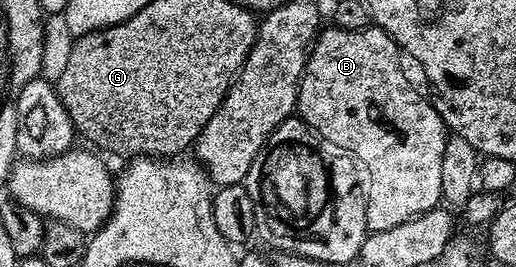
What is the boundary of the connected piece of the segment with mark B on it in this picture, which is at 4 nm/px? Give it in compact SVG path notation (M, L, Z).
M335 24L321 29L316 35L315 42L312 43L312 49L308 51L308 62L304 66L304 77L300 79L300 91L296 97L296 110L299 117L303 118L305 124L311 130L315 130L329 147L335 148L341 152L347 152L363 169L366 171L366 224L369 231L375 232L390 228L397 228L403 222L409 221L411 218L418 217L420 214L426 213L430 209L434 209L441 205L440 197L442 196L442 148L446 148L446 140L450 136L449 131L444 125L444 115L439 109L437 111L418 91L412 87L412 82L408 79L408 74L404 71L404 66L400 63L402 59L402 51L396 45L389 34L385 30L381 30L379 26L373 24L362 28L361 30L347 30Z

